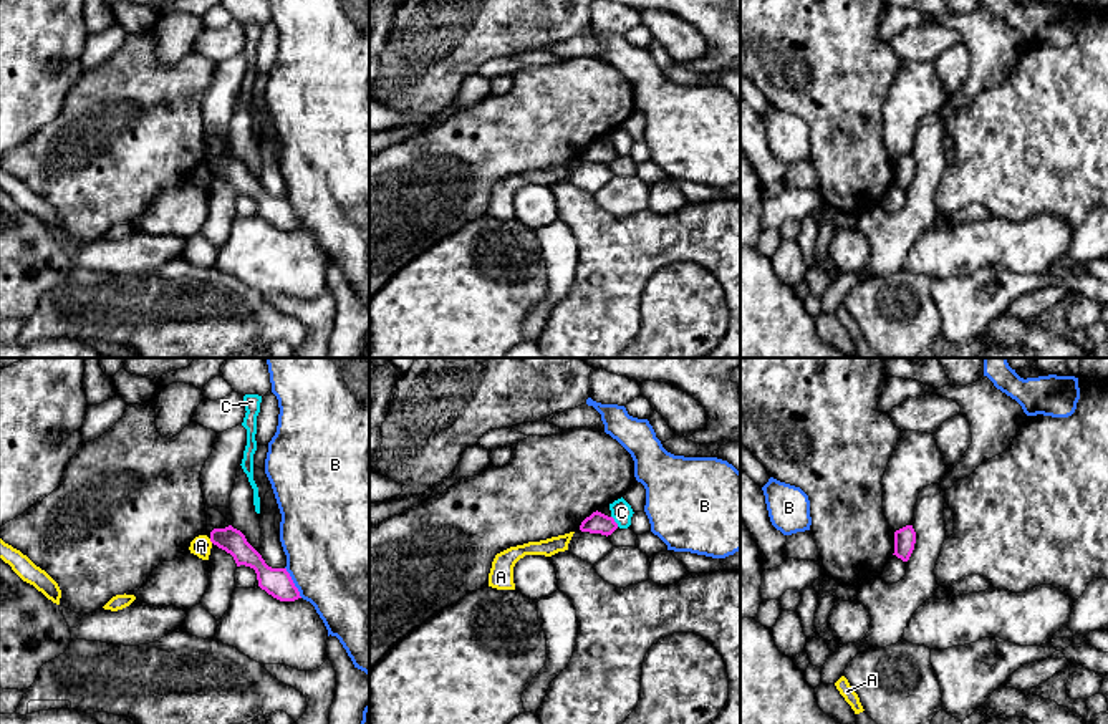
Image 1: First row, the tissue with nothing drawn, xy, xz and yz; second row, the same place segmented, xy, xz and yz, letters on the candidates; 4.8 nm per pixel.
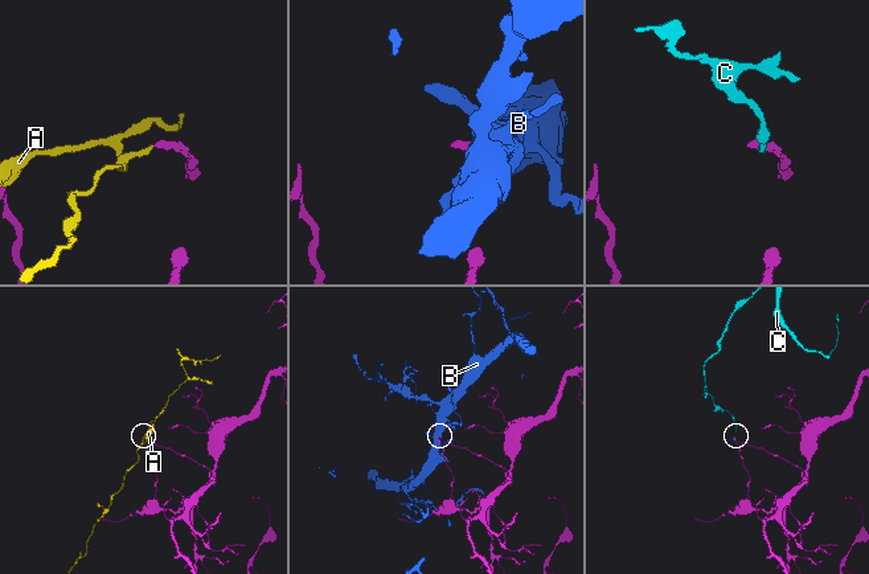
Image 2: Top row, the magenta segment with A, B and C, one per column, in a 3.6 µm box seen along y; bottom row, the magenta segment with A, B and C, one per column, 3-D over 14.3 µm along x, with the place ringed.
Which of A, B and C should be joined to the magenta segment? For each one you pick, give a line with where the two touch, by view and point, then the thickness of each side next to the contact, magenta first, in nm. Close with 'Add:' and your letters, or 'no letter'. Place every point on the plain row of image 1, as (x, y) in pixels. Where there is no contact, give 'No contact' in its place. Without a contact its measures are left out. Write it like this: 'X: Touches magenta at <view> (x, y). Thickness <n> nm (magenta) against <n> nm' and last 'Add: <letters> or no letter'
Add: no letter

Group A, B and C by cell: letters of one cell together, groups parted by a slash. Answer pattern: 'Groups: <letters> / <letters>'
Groups: A / B / C

